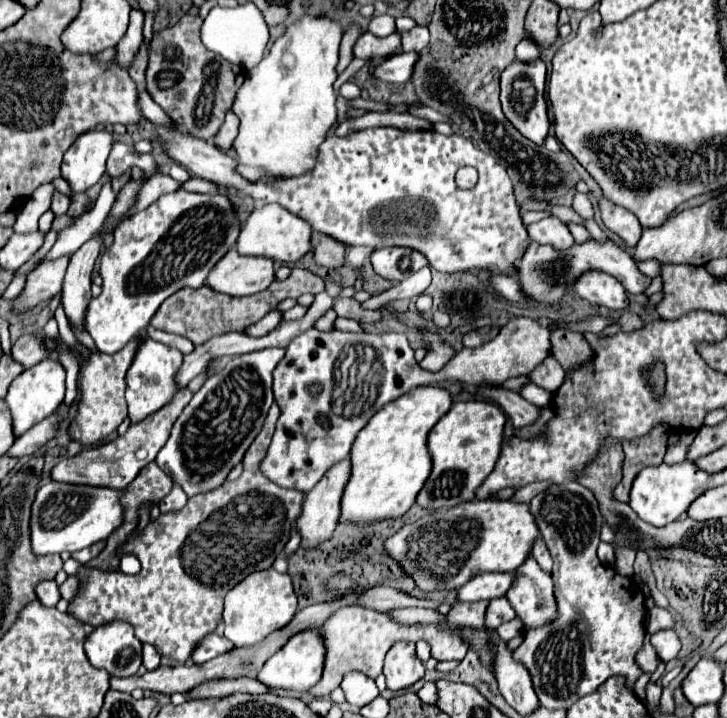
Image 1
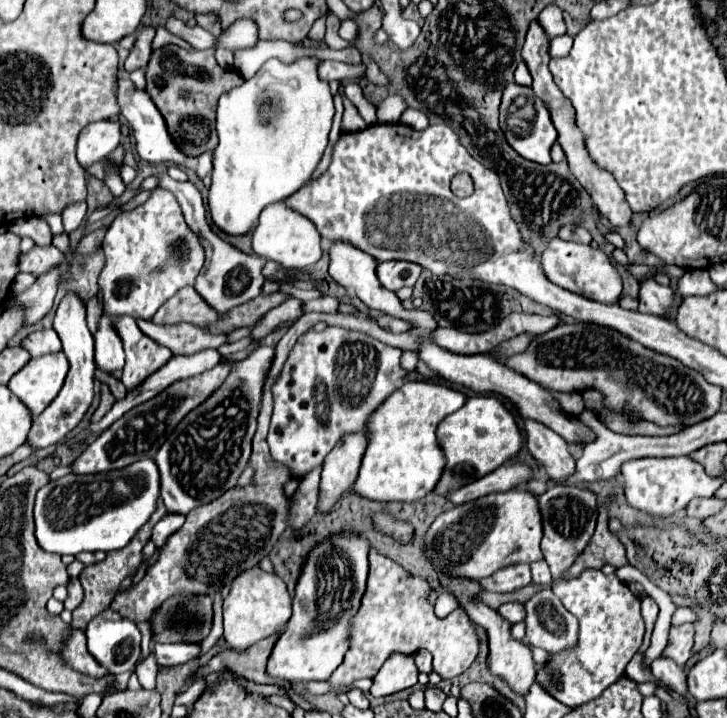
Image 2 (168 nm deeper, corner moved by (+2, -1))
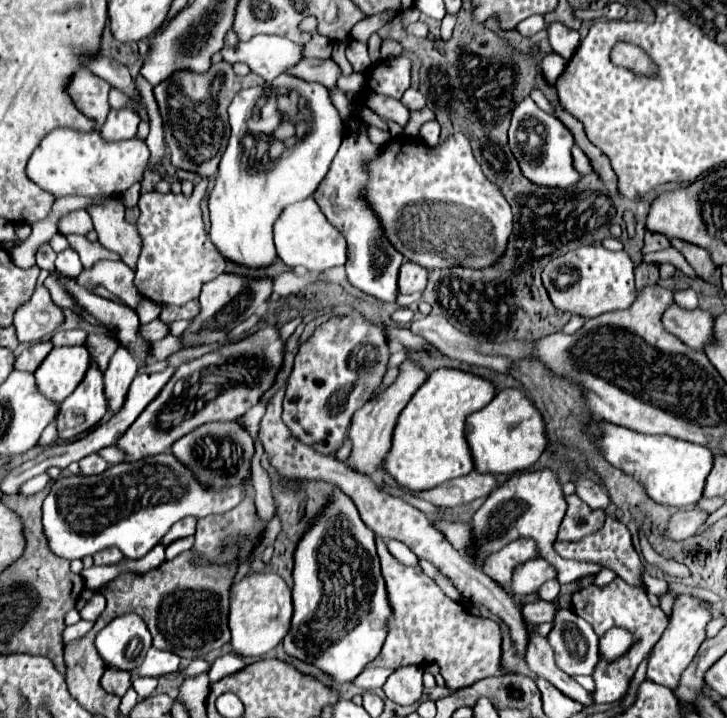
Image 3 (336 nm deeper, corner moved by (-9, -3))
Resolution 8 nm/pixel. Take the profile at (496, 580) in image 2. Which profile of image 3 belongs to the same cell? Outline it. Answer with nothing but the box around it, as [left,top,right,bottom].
[509,558,555,598]

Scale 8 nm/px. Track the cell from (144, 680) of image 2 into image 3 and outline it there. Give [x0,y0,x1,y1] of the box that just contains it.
[133,678,157,698]

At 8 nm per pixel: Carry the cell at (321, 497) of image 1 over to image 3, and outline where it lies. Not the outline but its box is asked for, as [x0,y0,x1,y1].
[345,360,427,476]

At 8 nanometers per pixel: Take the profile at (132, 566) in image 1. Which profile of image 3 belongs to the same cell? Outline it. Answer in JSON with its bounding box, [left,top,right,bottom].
[95,612,151,670]

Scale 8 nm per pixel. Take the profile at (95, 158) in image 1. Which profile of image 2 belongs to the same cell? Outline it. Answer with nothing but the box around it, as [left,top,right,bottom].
[78,120,120,166]

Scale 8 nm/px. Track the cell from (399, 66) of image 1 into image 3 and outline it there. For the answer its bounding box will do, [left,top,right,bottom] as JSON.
[291,58,341,90]

